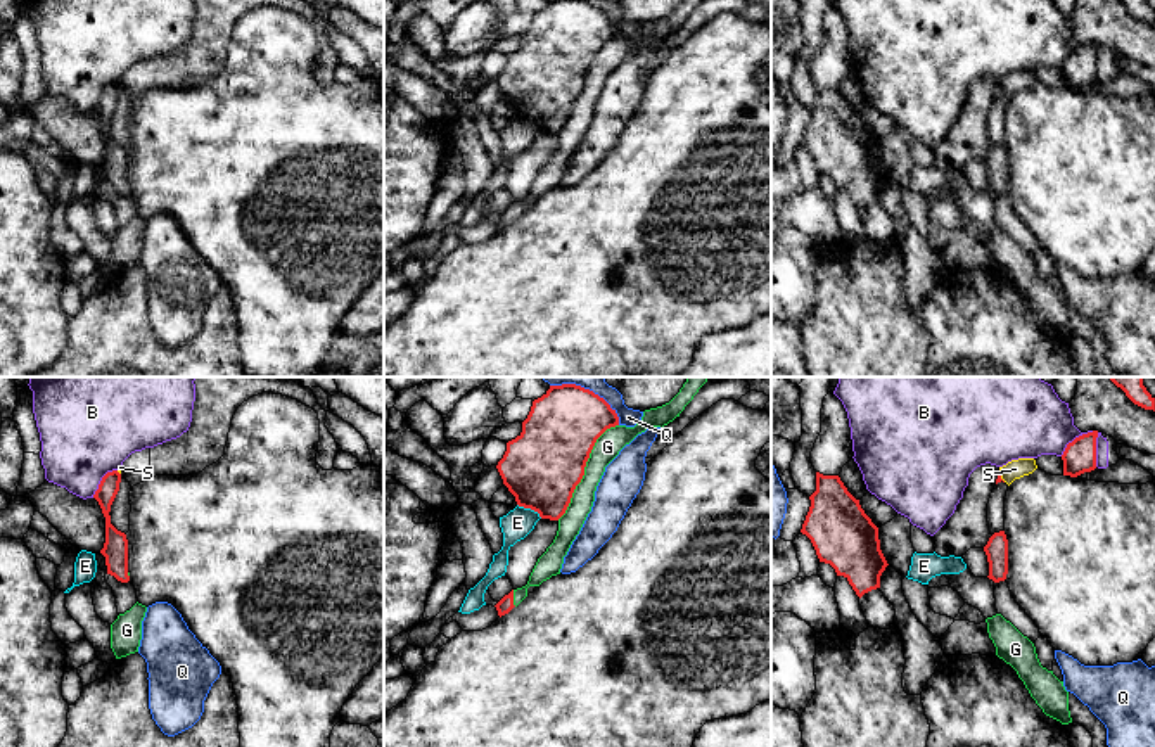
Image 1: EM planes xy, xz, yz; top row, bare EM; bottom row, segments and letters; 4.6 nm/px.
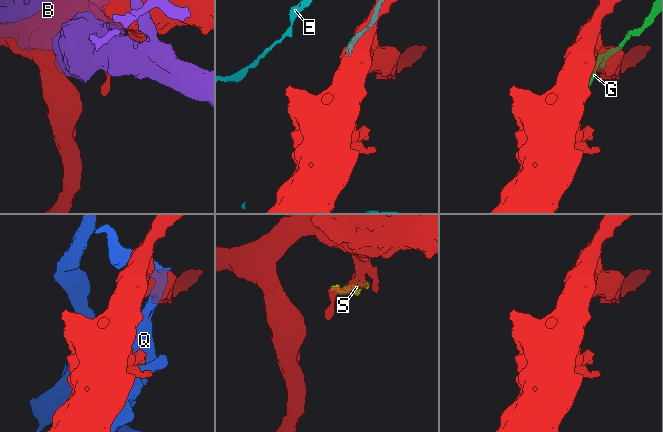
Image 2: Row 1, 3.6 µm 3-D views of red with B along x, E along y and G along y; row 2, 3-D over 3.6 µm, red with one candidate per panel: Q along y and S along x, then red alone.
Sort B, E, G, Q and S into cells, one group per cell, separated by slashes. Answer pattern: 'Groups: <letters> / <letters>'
Groups: B / E / G / Q / S

